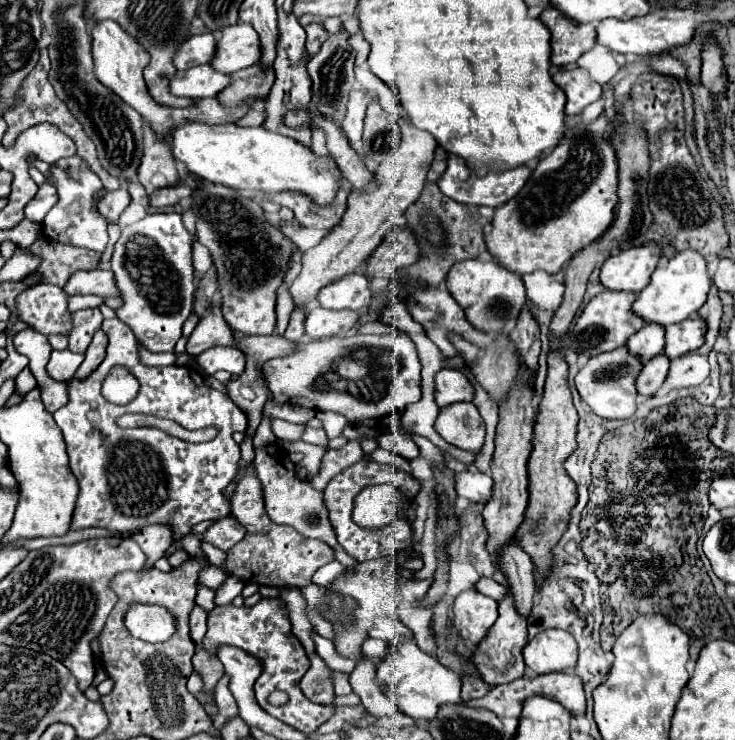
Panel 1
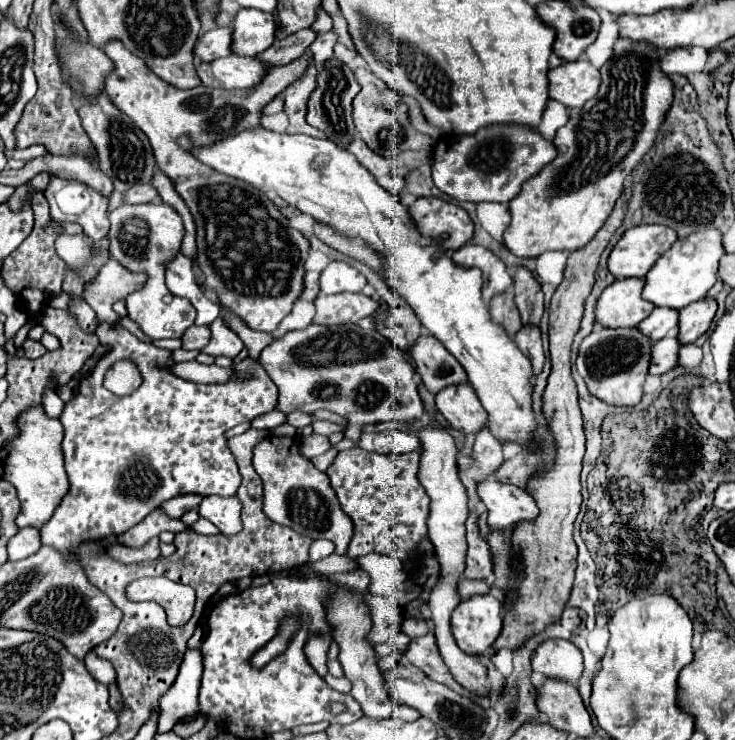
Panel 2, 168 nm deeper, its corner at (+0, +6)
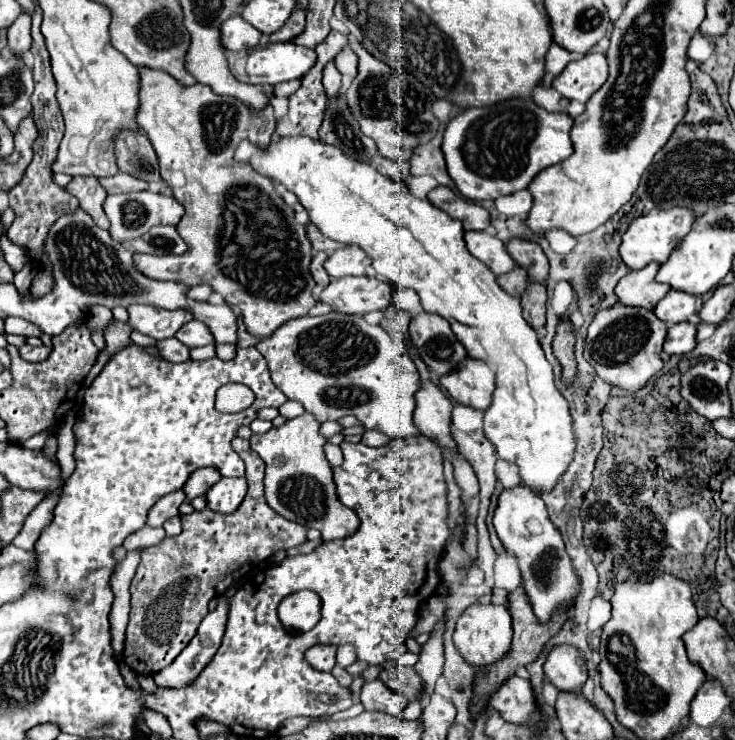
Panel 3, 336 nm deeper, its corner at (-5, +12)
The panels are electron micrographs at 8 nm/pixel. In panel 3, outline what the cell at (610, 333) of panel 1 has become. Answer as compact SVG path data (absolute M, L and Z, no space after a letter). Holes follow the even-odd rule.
M650 262L642 270L634 270L632 274L626 274L616 286L618 302L624 306L638 306L638 308L654 310L656 304L670 290L668 284L658 284L654 280L658 268L660 268L658 264Z

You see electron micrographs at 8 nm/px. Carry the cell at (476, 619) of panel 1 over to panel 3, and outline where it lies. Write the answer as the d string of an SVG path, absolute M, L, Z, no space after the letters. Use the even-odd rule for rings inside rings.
M472 604L468 606L456 622L454 646L458 652L474 666L484 666L500 660L512 640L512 618L506 606L502 604Z

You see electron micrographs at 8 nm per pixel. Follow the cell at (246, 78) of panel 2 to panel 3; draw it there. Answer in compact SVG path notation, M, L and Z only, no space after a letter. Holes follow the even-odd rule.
M282 42L282 44L268 44L268 46L254 46L244 52L232 52L228 56L230 62L230 72L236 80L244 84L278 84L286 80L296 80L302 78L316 62L316 52L304 46L296 46L292 42Z

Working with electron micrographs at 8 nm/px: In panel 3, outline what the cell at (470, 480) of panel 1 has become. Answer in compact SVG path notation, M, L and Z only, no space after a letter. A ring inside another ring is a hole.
M522 486L502 490L494 512L494 528L504 548L512 550L514 556L518 558L526 594L530 596L534 614L542 622L546 622L558 606L572 602L578 596L580 582L566 554L562 534L550 522L546 504L536 492L530 492L530 488L522 488Z

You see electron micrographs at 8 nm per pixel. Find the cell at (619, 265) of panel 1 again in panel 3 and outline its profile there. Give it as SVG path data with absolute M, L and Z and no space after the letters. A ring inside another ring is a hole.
M676 206L676 208L670 208L670 210L654 208L646 216L636 218L622 236L620 256L622 256L624 264L632 270L640 270L650 262L664 264L668 260L670 252L674 250L674 246L678 246L680 240L690 232L692 222L694 222L694 214L688 208L682 208L682 206Z

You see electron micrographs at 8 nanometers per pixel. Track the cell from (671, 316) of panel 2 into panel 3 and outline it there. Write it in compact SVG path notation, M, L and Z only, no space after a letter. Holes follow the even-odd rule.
M670 290L664 296L664 300L660 300L660 304L654 308L654 314L668 326L686 322L694 312L696 312L696 298L692 294L678 290Z

